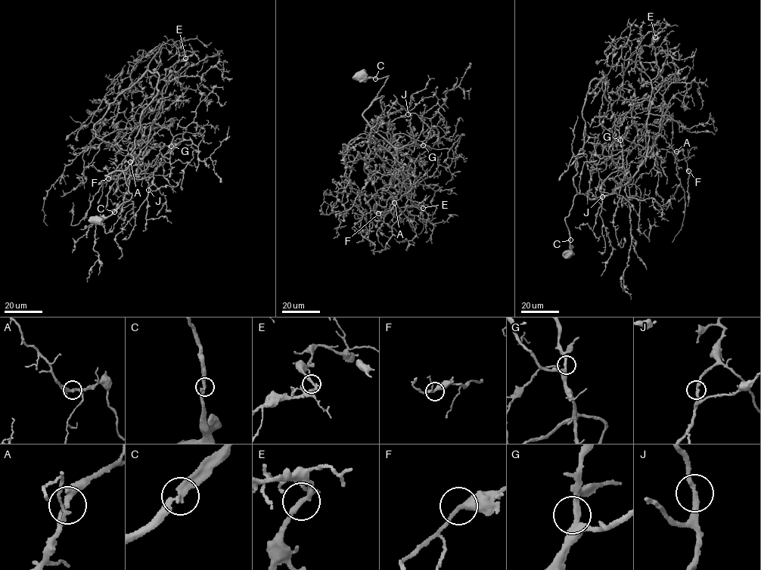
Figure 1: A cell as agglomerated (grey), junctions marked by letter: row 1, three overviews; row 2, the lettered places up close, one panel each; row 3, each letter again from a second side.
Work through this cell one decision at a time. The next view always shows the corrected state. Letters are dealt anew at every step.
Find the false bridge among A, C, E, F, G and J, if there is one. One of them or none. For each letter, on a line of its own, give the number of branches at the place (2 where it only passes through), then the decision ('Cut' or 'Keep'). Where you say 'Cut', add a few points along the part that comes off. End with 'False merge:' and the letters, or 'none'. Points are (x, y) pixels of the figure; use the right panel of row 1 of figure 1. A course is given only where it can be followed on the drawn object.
A: Branches: 2. Keep
C: Branches: 2. Keep
E: Branches: 2. Keep
F: Branches: 2. Keep
G: Branches: 2. Keep
J: Branches: 2. Keep
False merge: none

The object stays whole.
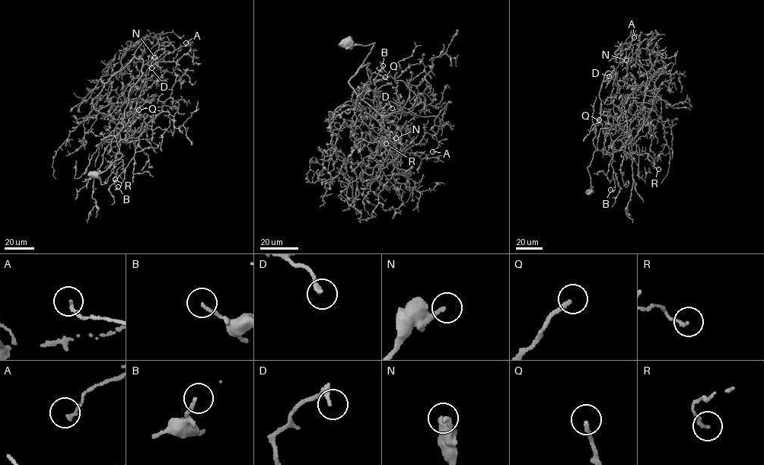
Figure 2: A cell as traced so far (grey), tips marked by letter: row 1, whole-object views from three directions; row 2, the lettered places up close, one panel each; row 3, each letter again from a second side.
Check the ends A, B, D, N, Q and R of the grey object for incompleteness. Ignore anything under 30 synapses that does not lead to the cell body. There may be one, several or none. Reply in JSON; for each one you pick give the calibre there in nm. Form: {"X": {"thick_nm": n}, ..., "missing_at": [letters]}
{"missing_at": []}

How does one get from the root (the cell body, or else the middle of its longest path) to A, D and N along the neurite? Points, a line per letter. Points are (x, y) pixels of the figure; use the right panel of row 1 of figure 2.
A: (589, 192), (587, 167), (593, 152), (616, 151), (634, 138), (643, 124), (647, 72), (625, 55), (634, 37)
D: (589, 192), (593, 153), (614, 151), (605, 132), (614, 127), (611, 99), (619, 85), (615, 73), (609, 76)
N: (589, 192), (587, 167), (596, 150), (602, 81), (617, 67), (621, 48), (629, 42), (627, 69), (626, 60)

